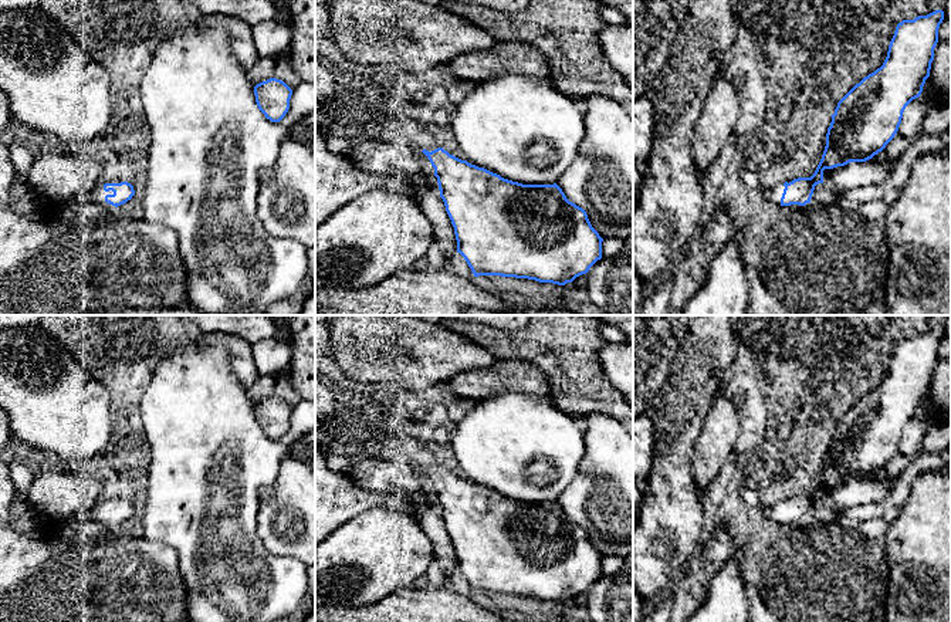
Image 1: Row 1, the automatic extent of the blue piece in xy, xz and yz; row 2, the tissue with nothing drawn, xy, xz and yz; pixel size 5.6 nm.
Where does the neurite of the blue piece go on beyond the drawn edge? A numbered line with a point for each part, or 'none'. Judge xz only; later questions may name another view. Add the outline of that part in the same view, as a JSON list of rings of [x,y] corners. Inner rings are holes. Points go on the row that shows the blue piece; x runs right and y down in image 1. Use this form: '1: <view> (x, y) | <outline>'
1: xz (408, 131) | [[[395,116],[375,119],[361,126],[362,138],[389,145],[406,145],[419,156],[441,148],[433,132],[419,119],[410,116]]]

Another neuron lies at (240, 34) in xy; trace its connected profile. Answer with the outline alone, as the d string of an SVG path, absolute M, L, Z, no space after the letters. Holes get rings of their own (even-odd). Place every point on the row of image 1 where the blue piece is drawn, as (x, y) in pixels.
M200 14L197 23L202 27L223 28L229 36L233 54L238 58L246 70L251 68L260 58L253 40L253 27L246 21L229 16Z

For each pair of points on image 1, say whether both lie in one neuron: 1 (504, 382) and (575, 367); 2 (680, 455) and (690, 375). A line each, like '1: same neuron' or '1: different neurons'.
1: different neurons
2: same neuron

